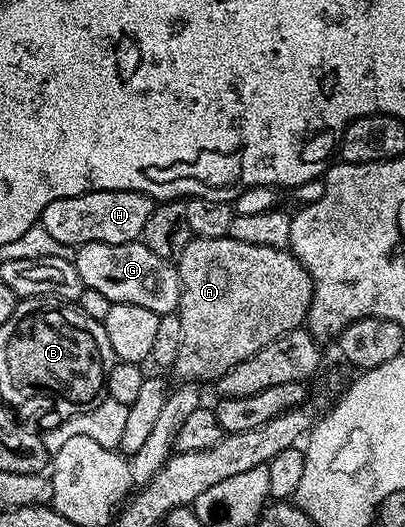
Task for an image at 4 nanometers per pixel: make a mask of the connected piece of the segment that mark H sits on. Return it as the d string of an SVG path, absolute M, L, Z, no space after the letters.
M90 190L88 194L53 200L45 208L41 225L53 240L76 248L100 242L101 244L125 244L134 242L142 235L145 220L149 220L153 200L136 190Z

